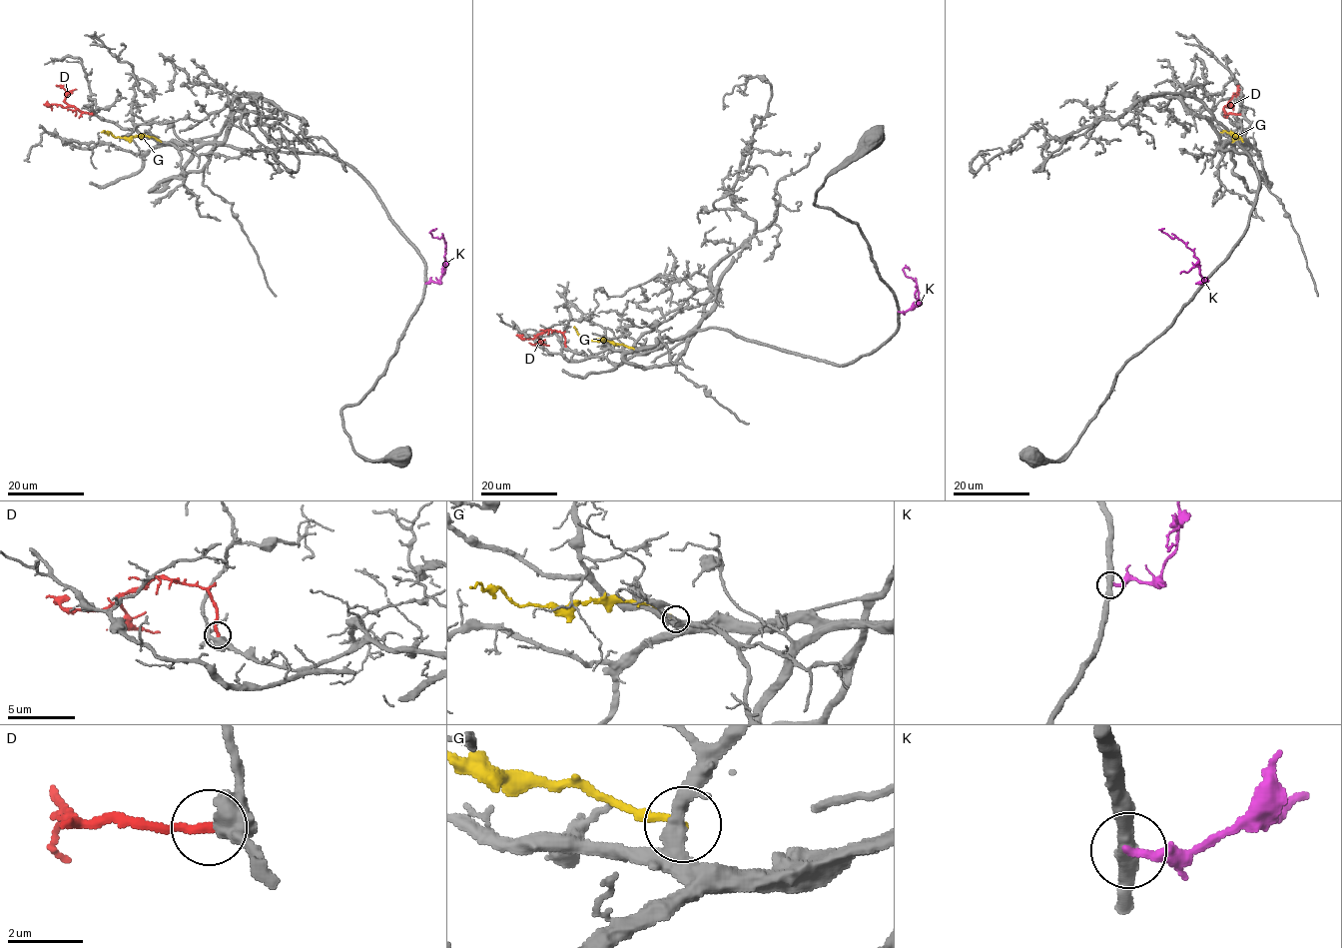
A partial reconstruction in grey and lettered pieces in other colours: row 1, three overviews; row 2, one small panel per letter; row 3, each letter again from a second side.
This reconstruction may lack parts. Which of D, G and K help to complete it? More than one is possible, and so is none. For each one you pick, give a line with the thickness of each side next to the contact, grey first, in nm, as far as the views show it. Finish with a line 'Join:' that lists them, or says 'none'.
D: calibres 440 and 260 nm
Join: D

